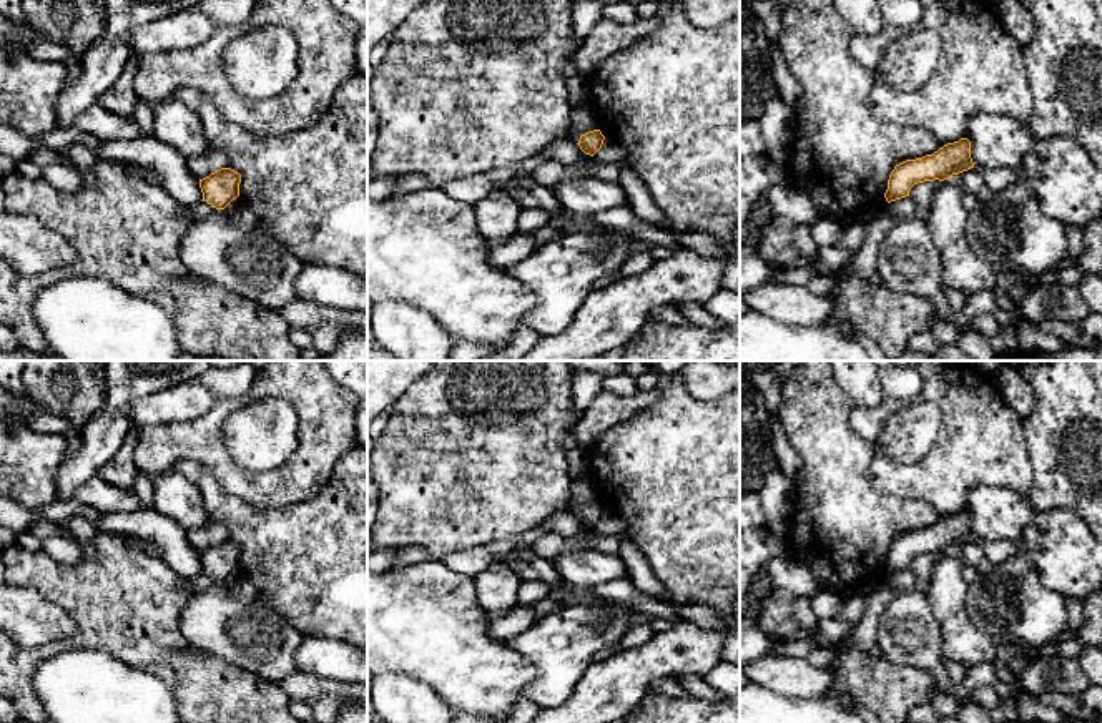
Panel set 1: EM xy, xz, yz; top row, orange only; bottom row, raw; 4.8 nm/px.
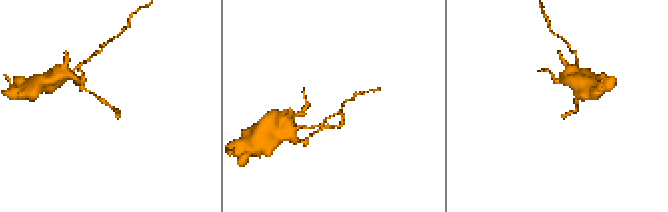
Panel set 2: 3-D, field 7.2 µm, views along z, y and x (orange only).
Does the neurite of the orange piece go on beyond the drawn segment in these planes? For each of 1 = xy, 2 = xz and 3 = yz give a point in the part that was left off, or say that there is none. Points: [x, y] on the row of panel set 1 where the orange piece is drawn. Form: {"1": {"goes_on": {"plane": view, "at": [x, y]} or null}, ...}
{"1": {"goes_on": null}, "2": {"goes_on": null}, "3": {"goes_on": null}}

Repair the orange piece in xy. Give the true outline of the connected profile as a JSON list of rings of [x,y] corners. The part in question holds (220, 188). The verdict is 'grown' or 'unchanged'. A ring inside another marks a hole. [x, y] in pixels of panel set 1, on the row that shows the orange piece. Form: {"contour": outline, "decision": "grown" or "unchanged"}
{"contour": [[[221,168],[199,180],[203,201],[216,209],[224,209],[239,196],[241,175],[231,168]]], "decision": "unchanged"}

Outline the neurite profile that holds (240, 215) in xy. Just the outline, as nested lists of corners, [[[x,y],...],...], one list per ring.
[[[236,198],[224,208],[229,223],[239,231],[253,231],[258,224],[256,214],[248,208],[248,204]]]

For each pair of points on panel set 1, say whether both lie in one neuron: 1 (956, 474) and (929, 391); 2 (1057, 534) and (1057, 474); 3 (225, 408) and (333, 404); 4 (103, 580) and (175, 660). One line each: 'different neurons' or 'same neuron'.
1: same neuron
2: different neurons
3: same neuron
4: same neuron

